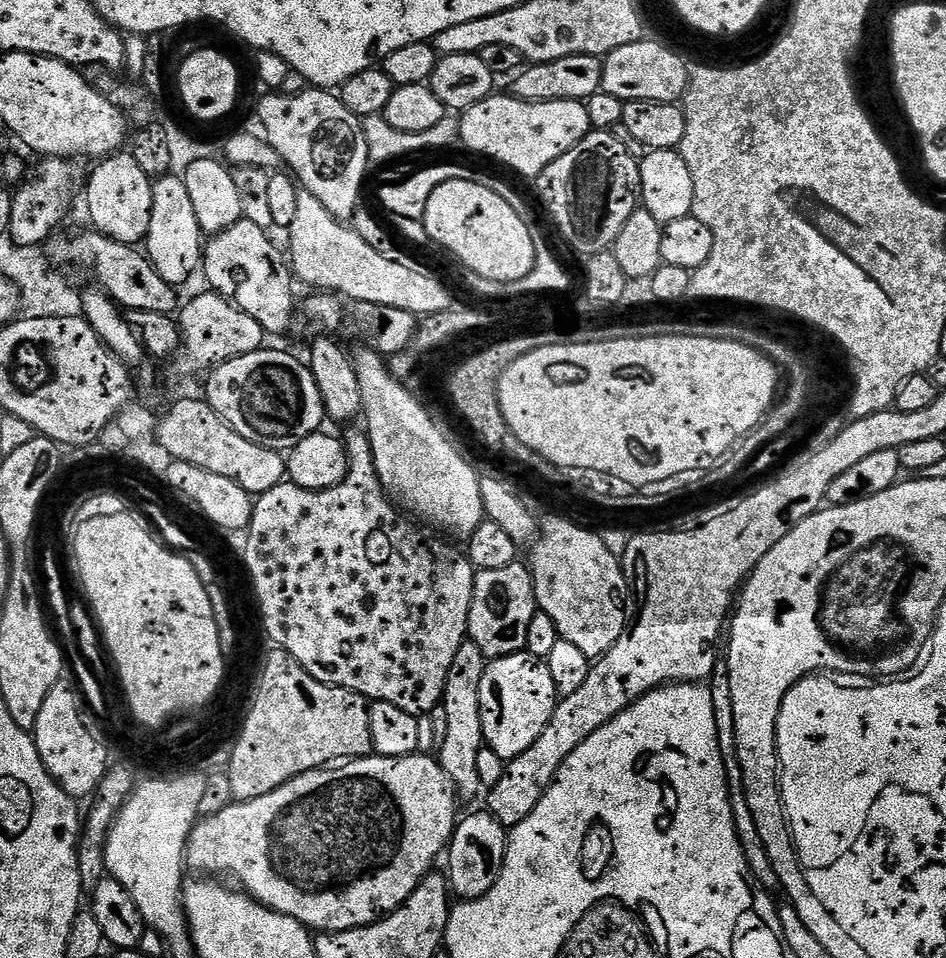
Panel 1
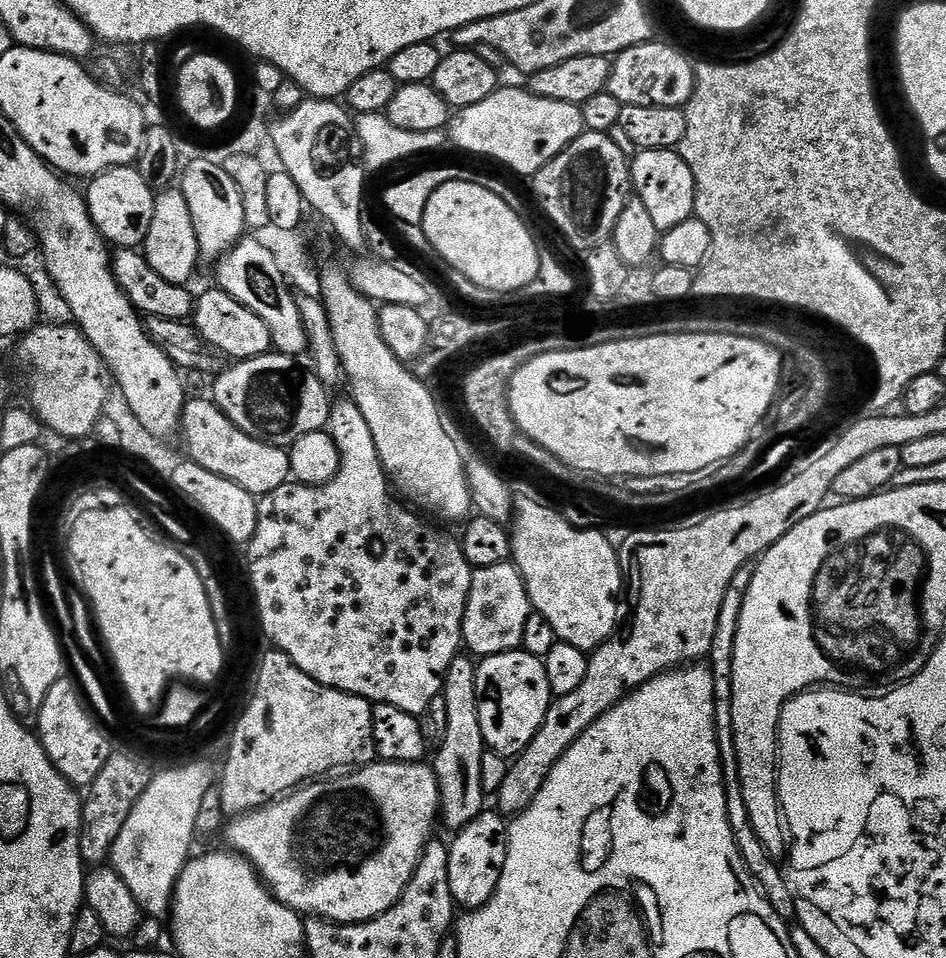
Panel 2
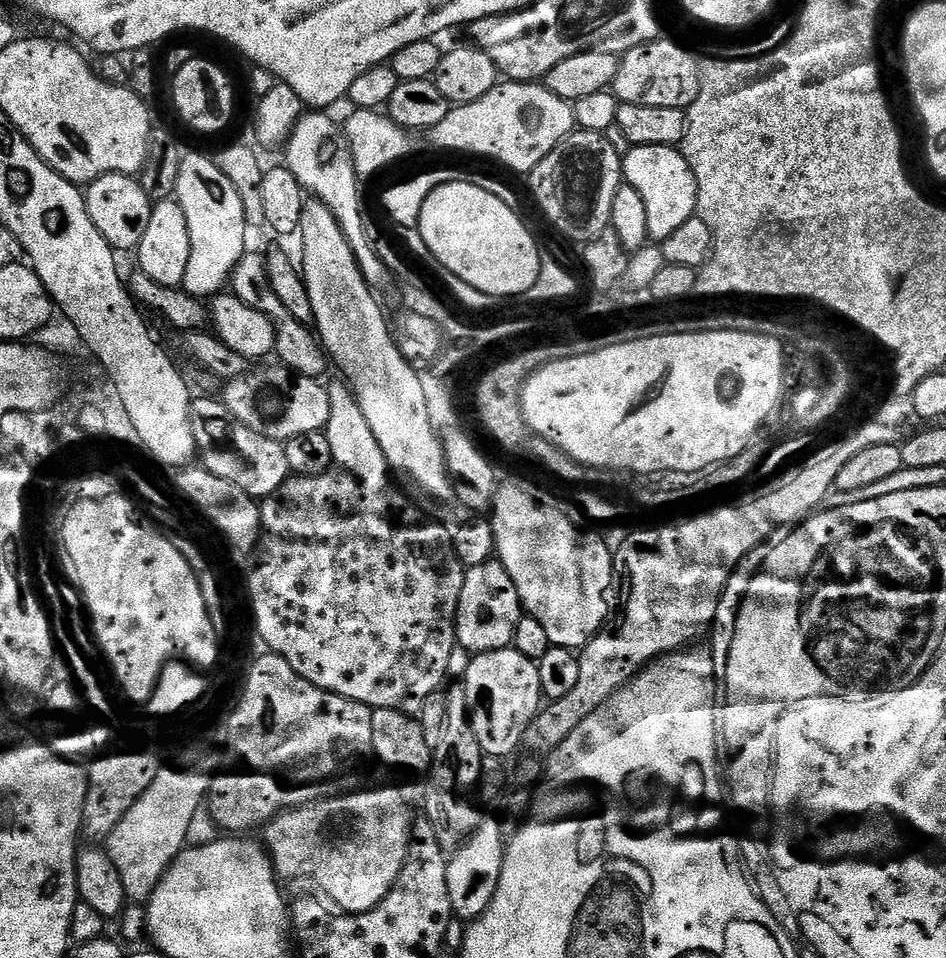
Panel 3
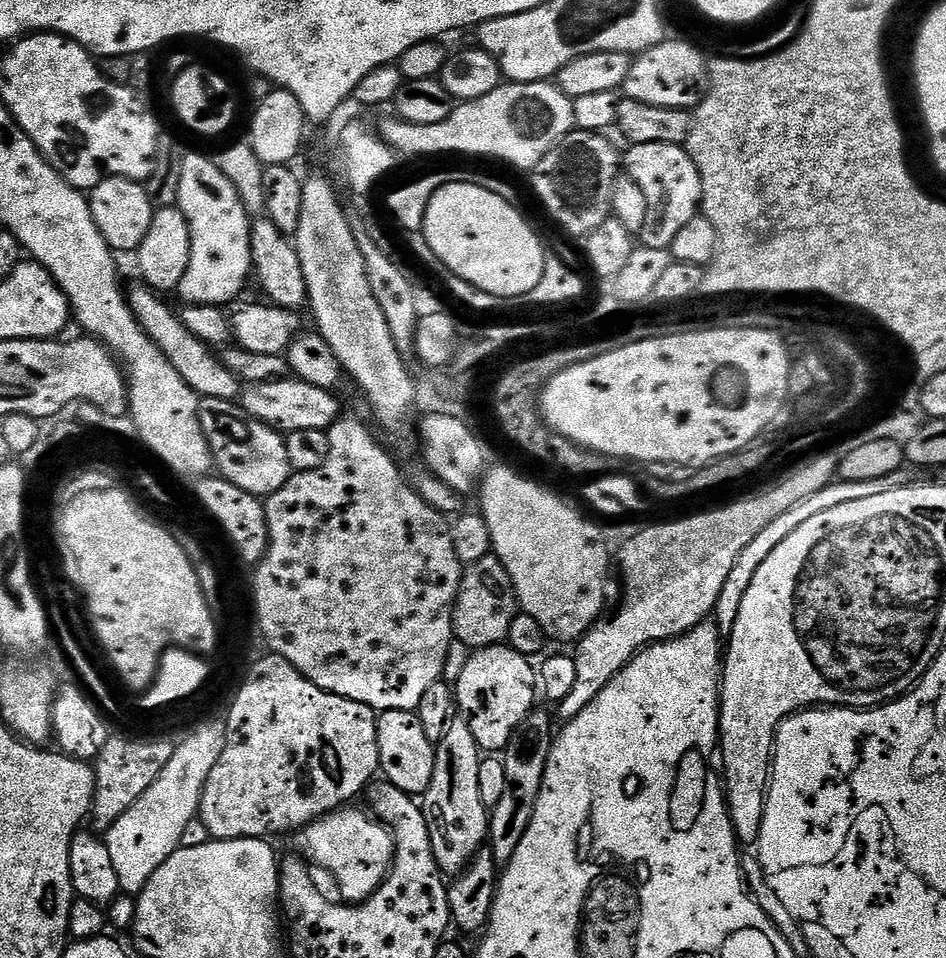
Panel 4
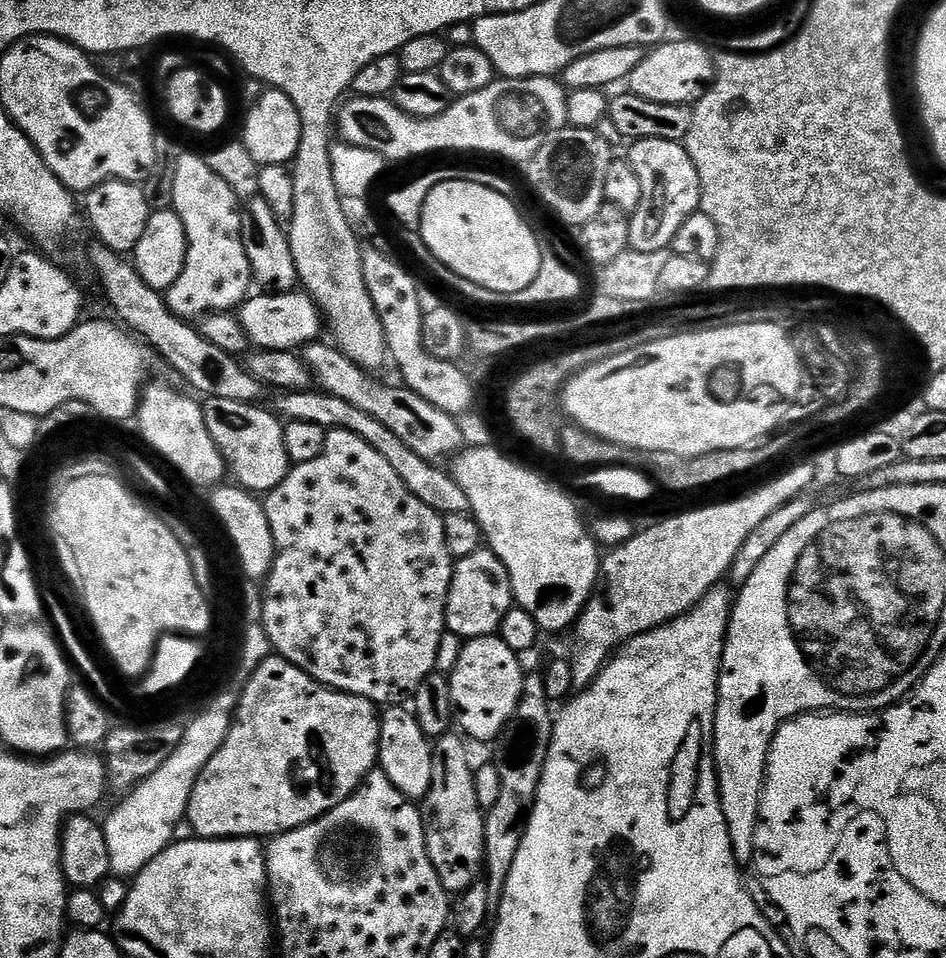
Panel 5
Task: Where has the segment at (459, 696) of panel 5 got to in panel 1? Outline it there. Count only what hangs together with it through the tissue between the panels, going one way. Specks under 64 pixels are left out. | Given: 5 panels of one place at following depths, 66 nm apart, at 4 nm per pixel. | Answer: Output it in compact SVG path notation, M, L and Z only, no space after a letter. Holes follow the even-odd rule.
M525 650L493 659L485 667L480 683L480 717L484 731L484 744L505 762L526 754L526 750L530 750L530 746L534 746L534 742L542 738L542 734L556 712L557 703L558 695L554 678L551 677L548 665L541 657L531 656Z

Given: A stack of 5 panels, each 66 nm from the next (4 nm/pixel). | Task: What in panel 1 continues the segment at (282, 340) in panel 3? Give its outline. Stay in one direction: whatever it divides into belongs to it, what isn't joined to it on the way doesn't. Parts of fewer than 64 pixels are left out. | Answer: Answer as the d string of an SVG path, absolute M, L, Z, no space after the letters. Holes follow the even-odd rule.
M240 219L227 231L219 232L202 248L202 276L208 279L207 287L233 301L237 308L250 314L269 337L280 336L292 324L292 305L290 276L280 269L276 261L278 251L271 244L268 233L254 226L254 222Z

